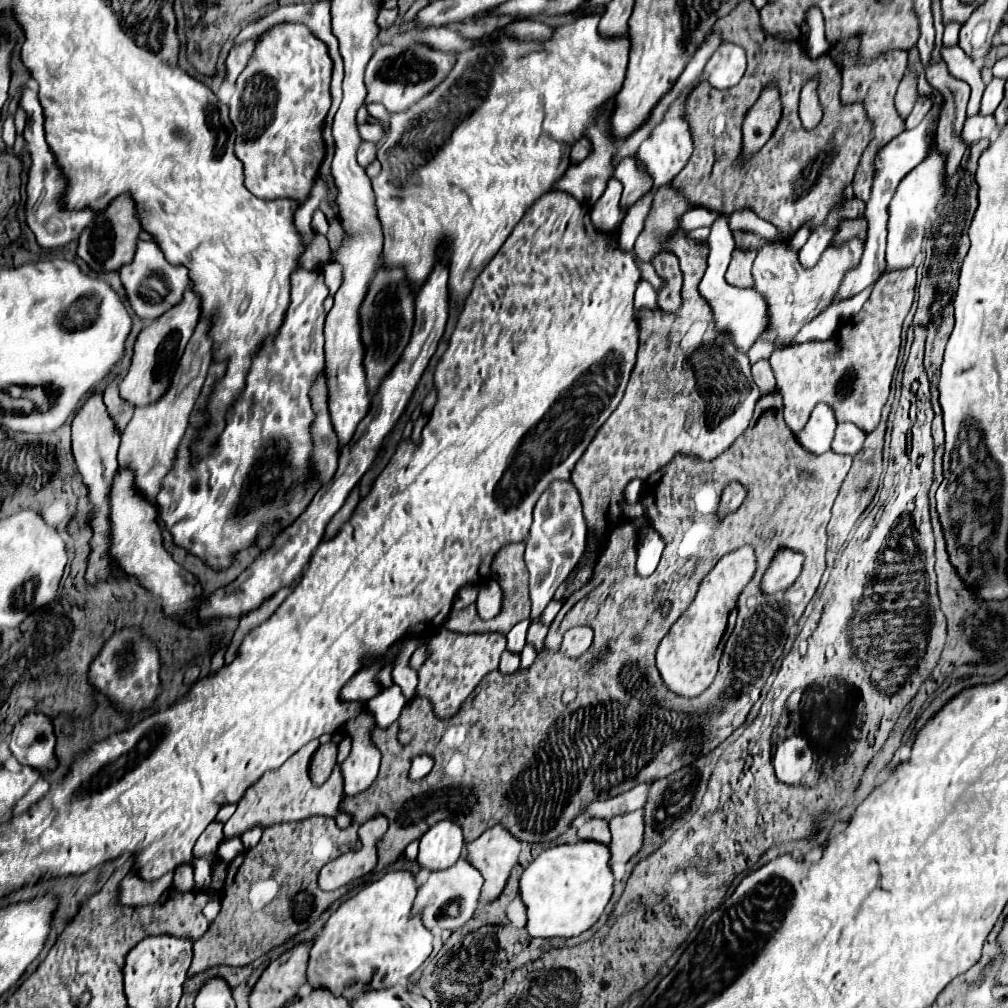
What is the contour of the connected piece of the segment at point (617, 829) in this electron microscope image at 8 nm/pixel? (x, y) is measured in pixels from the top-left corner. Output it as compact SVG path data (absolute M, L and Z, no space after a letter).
M643 810L611 818L609 830L611 830L611 836L613 836L613 840L609 844L609 852L611 852L609 866L629 862L641 850Z

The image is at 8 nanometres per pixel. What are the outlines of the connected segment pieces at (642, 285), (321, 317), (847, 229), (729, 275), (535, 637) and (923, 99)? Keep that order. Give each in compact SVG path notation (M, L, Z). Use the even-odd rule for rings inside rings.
M641 279L637 286L634 296L634 308L636 311L641 308L649 308L651 310L658 308L657 292L651 284L644 279Z
M297 268L291 274L291 302L283 316L283 322L275 336L269 336L263 340L261 348L251 360L251 368L247 372L247 382L243 392L237 396L237 400L231 404L231 408L225 414L225 430L219 434L217 444L213 450L193 462L191 452L191 440L197 434L197 428L205 426L207 422L207 400L213 390L213 386L225 376L227 362L213 362L209 366L207 380L201 388L201 394L193 406L193 412L189 416L189 426L179 442L175 464L165 476L161 490L155 498L159 518L163 520L165 528L171 532L173 542L199 560L203 560L205 566L209 566L215 572L223 572L233 564L233 558L237 552L249 548L259 534L267 526L279 524L281 528L289 526L303 510L309 506L311 498L319 490L319 482L315 480L315 474L311 470L311 452L313 452L313 438L311 438L311 424L315 420L315 412L311 408L311 396L309 390L315 382L315 378L325 368L325 354L323 354L323 324L325 324L325 312L323 302L327 298L329 290L323 280L323 270L305 270Z
M863 218L845 220L845 222L841 222L841 226L839 226L839 230L837 230L837 234L835 234L831 244L841 244L841 242L847 242L847 240L857 238L857 236L865 238L865 234L867 234L867 222Z
M734 250L731 262L725 275L725 279L731 286L737 288L753 288L753 276L751 276L751 264L757 256L756 251Z
M533 622L533 624L529 626L529 632L527 632L527 642L531 642L531 644L533 644L533 648L537 650L537 654L545 648L545 646L543 646L545 634L547 634L547 628L545 628L541 622Z
M919 95L911 114L905 120L905 125L918 125L926 116L932 105L928 97Z

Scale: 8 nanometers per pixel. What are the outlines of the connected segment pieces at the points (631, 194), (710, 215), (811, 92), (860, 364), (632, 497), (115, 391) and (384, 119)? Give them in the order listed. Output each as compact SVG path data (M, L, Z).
M625 158L613 172L613 178L617 178L623 184L623 206L631 206L635 200L639 200L643 194L647 194L653 184L649 182L649 176L643 174L633 158Z
M693 208L693 210L683 214L681 226L685 226L685 230L695 230L699 226L711 226L717 216L719 216L717 212L711 212L705 208Z
M809 78L801 88L799 98L799 118L803 128L815 128L821 120L821 104L817 96L817 78Z
M915 266L885 272L873 286L861 312L851 316L849 322L839 328L839 336L833 336L827 342L813 342L813 346L805 342L773 352L771 366L777 382L775 392L783 398L783 418L795 434L807 424L819 402L835 412L837 424L851 422L865 432L871 432L877 426L881 408L889 396L899 356L901 326L913 304L913 294Z
M640 479L632 480L629 484L627 484L624 490L626 502L629 504L635 504L640 501L643 484L644 482Z
M117 378L107 384L107 388L103 392L103 398L105 398L105 406L109 410L109 416L115 418L117 428L123 430L127 426L127 422L131 420L135 408L133 408L133 404L129 406L129 402L119 396L119 380Z
M370 104L367 110L369 115L376 118L379 124L387 132L390 125L390 114L388 114L385 107L378 104Z

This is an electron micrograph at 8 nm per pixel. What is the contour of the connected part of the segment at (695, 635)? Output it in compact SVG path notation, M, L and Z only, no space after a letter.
M743 546L733 554L723 556L717 566L703 578L695 600L671 626L657 650L657 668L669 690L679 696L699 696L709 688L717 674L723 646L735 626L737 598L755 574L755 554L751 546Z

